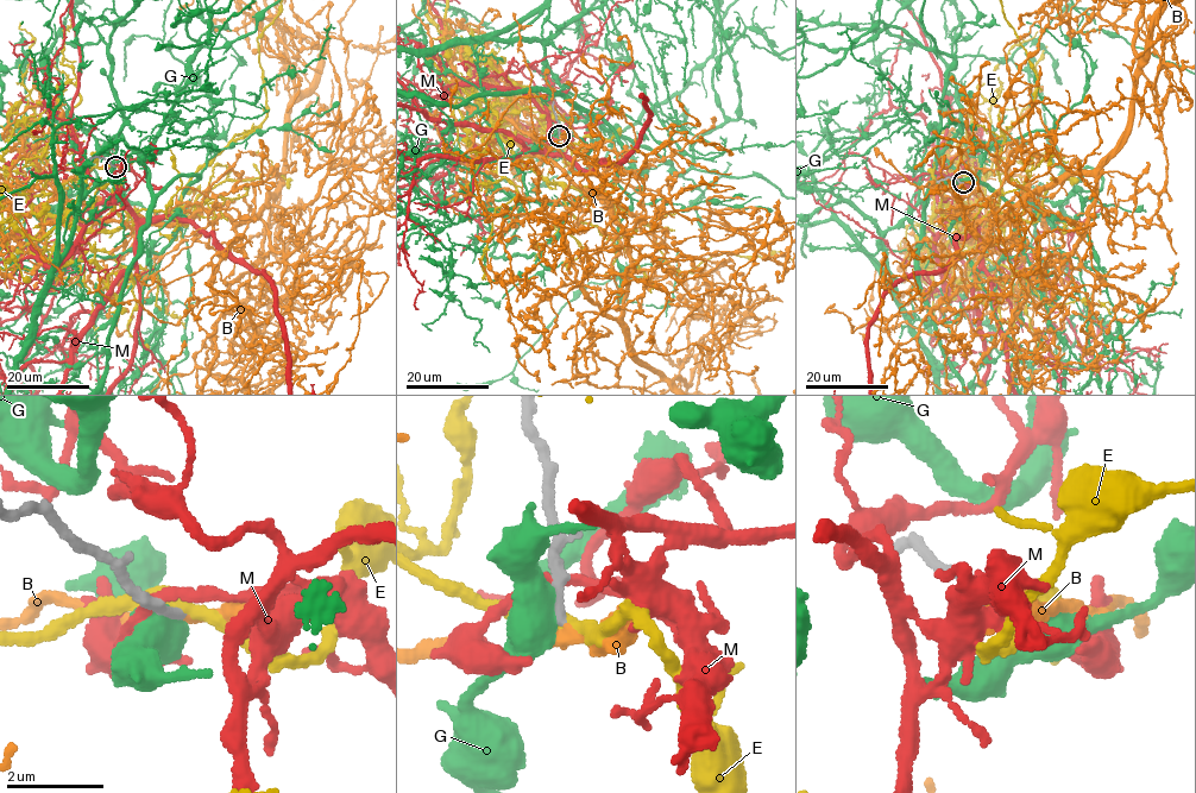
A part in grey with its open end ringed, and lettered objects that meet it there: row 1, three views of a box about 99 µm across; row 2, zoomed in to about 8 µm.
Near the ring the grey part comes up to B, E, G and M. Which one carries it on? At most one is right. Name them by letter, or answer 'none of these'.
none of these

